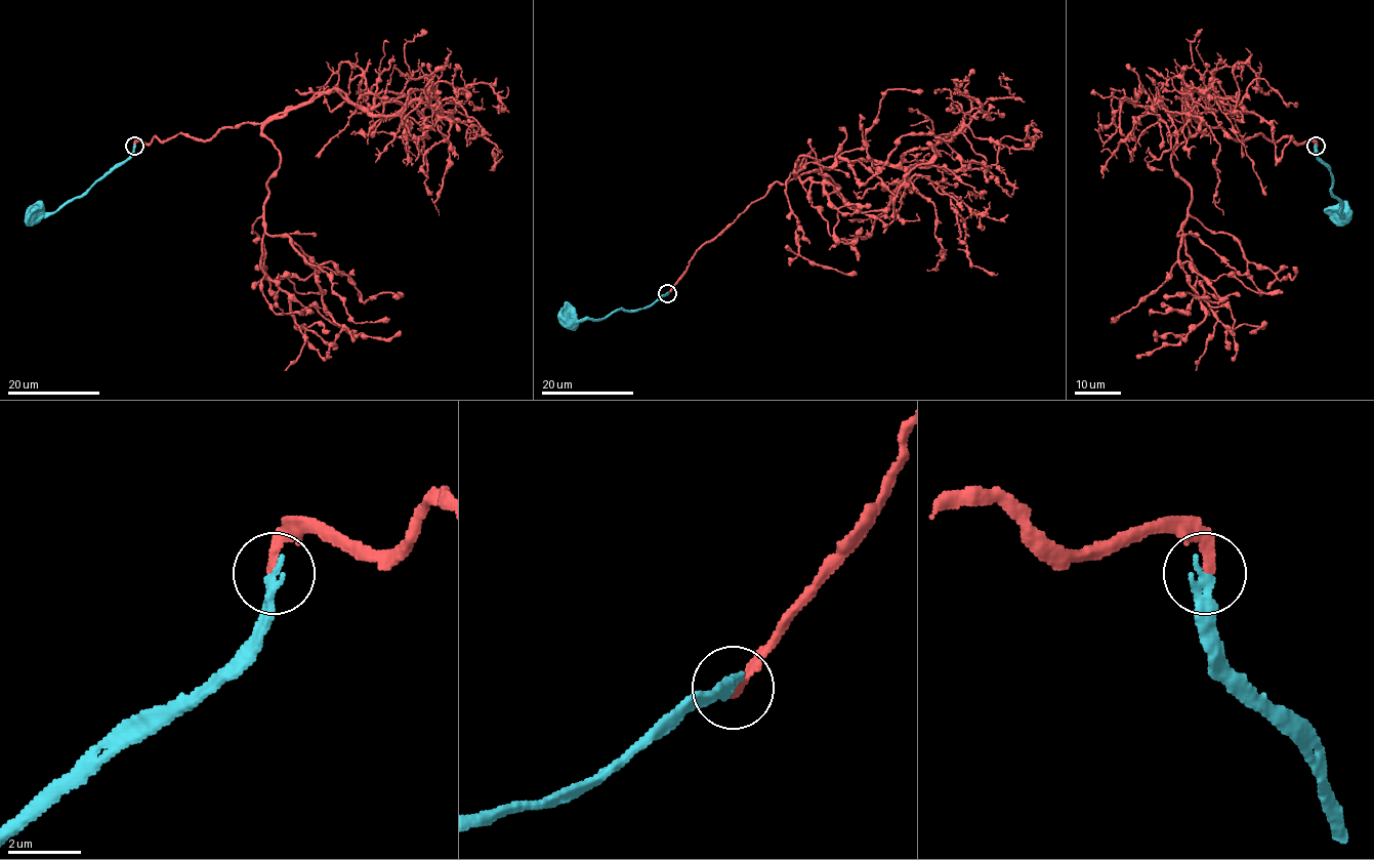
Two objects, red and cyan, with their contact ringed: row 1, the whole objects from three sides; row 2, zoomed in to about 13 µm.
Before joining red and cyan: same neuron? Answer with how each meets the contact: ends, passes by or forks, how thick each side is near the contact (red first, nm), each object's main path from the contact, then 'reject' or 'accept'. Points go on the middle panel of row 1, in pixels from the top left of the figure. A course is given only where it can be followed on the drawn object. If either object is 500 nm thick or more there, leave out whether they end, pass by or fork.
red ends | cyan ends | 260/280 nm | red via (668, 294), (701, 247), (814, 149), (802, 169), (800, 156), (843, 157), (864, 183), (903, 135), (934, 133) | cyan via (668, 294), (646, 308), (618, 309), (597, 319), (576, 321), (569, 317) | accept

